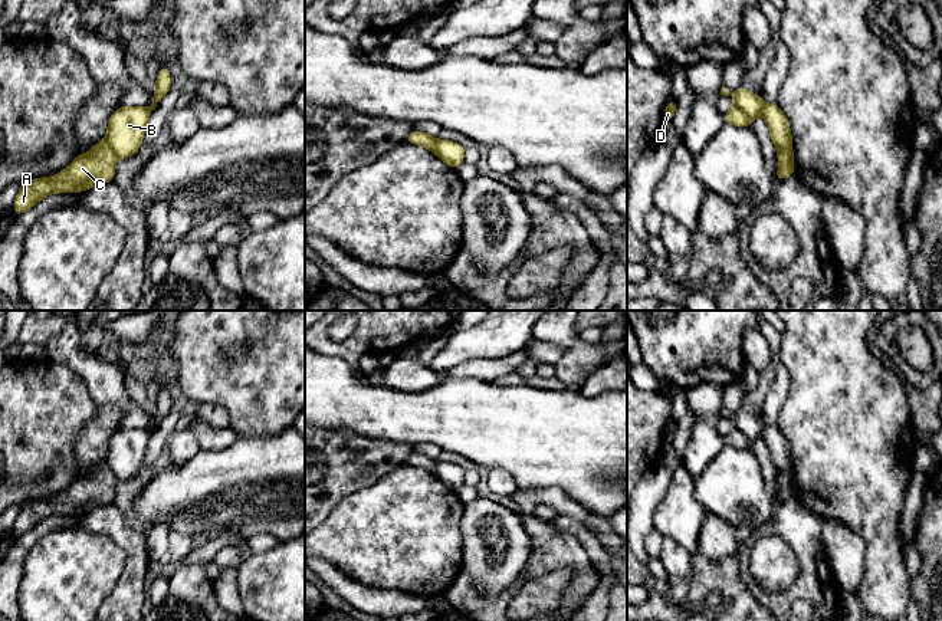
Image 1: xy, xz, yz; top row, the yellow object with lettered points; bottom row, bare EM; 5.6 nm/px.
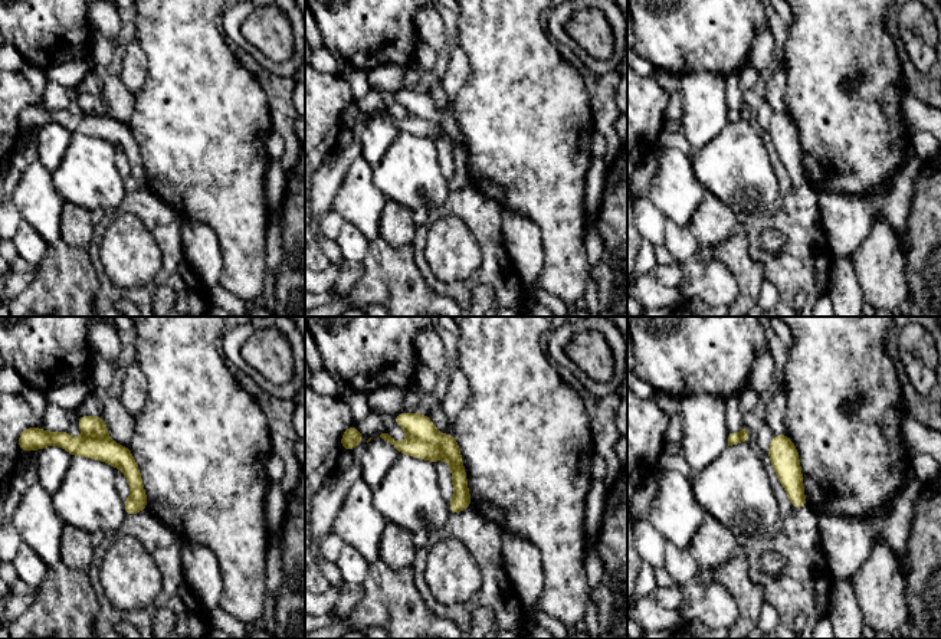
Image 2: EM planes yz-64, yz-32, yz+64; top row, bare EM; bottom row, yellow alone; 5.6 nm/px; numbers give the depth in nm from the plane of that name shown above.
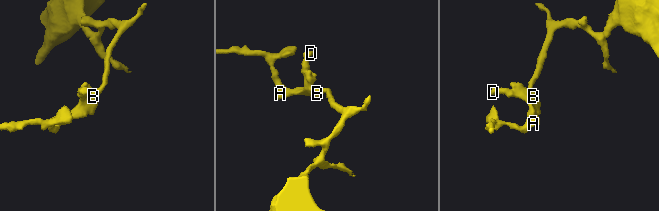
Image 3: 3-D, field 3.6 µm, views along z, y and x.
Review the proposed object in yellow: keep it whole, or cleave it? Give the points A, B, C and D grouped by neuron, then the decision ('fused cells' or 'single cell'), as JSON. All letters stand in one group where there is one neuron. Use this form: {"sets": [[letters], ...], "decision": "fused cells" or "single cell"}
{"sets": [["A", "C", "D"], ["B"]], "decision": "fused cells"}

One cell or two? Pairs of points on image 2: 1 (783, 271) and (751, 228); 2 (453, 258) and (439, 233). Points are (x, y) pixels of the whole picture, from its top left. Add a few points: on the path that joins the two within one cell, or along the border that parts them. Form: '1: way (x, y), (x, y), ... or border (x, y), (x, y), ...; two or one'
1: way (771, 264), (753, 245), (753, 239); one
2: way (452, 252), (451, 245), (445, 239); one

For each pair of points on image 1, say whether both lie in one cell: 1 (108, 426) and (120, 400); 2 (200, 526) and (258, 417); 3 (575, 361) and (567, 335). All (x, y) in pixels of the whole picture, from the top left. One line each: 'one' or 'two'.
1: two
2: two
3: one

